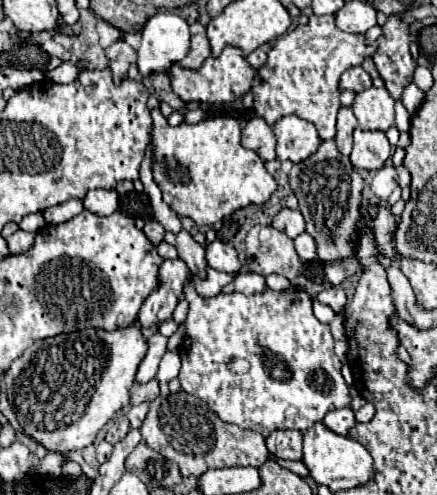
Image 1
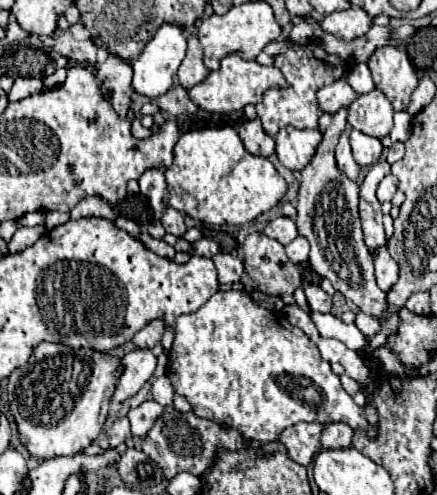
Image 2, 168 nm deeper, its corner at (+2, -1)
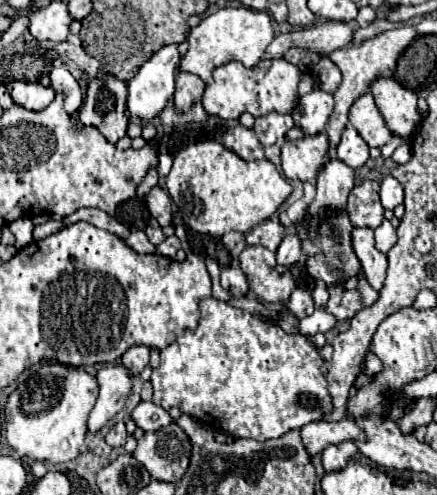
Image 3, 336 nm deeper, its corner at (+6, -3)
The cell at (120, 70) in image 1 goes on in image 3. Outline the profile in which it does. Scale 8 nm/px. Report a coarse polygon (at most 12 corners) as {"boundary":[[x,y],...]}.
{"boundary":[[114,76],[88,84],[84,126],[116,144],[128,126],[126,82]]}

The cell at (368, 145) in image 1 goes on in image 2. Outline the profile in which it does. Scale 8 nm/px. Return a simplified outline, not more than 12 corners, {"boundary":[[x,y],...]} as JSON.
{"boundary":[[350,132],[354,160],[374,166],[384,150],[378,138]]}

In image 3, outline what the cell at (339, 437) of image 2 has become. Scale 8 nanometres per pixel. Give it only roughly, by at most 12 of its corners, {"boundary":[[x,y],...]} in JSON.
{"boundary":[[354,442],[322,452],[326,472],[342,470],[356,452]]}

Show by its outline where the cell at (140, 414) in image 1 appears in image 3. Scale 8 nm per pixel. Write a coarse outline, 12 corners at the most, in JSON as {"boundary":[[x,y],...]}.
{"boundary":[[140,402],[132,414],[144,432],[172,424],[172,416],[154,402]]}

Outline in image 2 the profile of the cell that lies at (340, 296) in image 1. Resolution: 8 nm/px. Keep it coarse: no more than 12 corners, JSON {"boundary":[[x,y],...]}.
{"boundary":[[308,286],[308,306],[316,312],[330,312],[332,296],[320,286]]}

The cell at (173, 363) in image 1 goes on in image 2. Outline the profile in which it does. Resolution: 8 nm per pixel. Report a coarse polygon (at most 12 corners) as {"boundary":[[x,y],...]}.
{"boundary":[[166,374],[152,380],[154,400],[172,406],[174,388]]}

